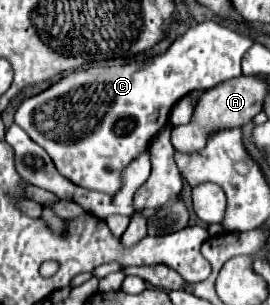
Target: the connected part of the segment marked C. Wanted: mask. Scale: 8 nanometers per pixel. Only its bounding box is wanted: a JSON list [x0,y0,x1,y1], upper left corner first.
[16,22,254,194]

